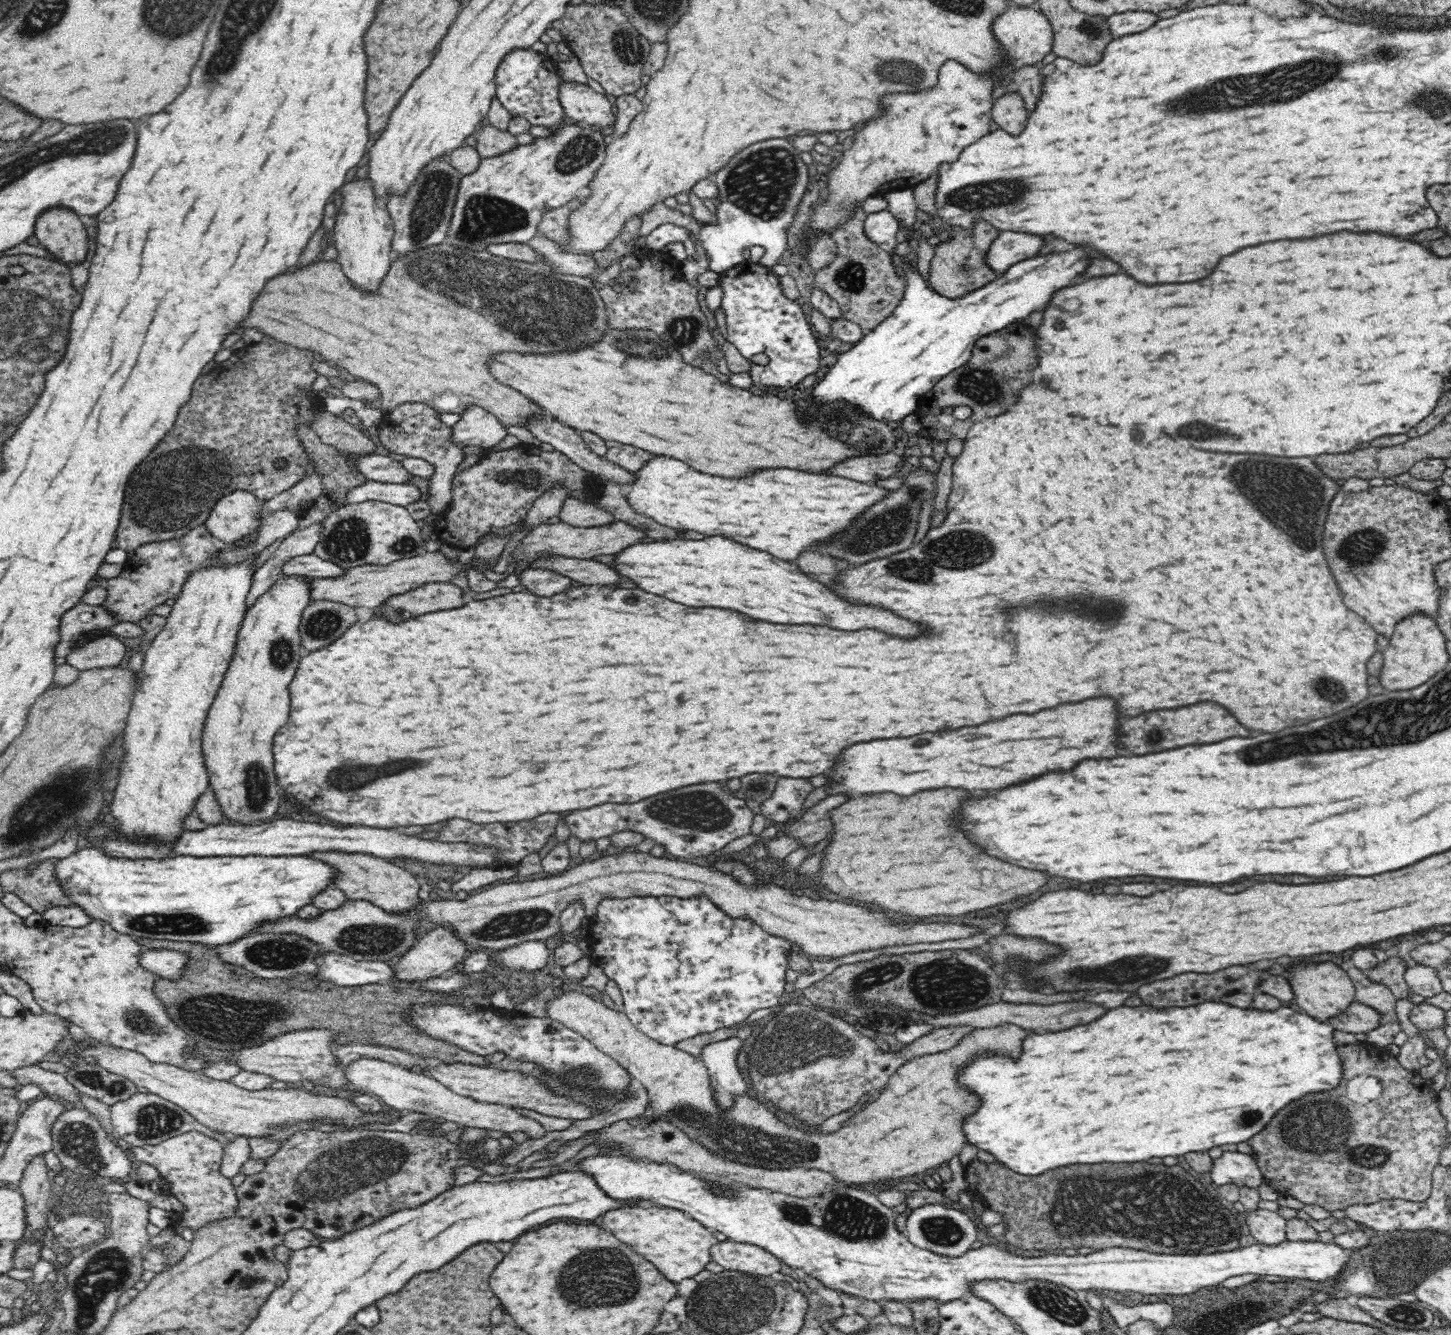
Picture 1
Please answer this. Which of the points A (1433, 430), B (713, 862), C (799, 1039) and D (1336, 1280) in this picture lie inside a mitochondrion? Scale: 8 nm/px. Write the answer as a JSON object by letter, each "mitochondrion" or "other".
{"A":"other","B":"other","C":"mitochondrion","D":"other"}

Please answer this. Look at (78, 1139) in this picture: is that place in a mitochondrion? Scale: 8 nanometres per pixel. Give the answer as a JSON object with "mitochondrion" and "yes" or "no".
{"mitochondrion":"yes"}

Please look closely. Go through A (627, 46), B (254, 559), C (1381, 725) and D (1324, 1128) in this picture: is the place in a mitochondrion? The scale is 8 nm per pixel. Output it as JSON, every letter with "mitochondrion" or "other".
{"A":"mitochondrion","B":"other","C":"mitochondrion","D":"mitochondrion"}

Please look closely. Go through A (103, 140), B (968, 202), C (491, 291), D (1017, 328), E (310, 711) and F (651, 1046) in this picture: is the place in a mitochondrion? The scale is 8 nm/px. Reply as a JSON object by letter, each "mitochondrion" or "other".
{"A":"mitochondrion","B":"mitochondrion","C":"mitochondrion","D":"other","E":"other","F":"other"}

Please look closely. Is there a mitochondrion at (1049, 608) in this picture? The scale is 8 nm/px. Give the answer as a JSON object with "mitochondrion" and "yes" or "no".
{"mitochondrion":"yes"}

